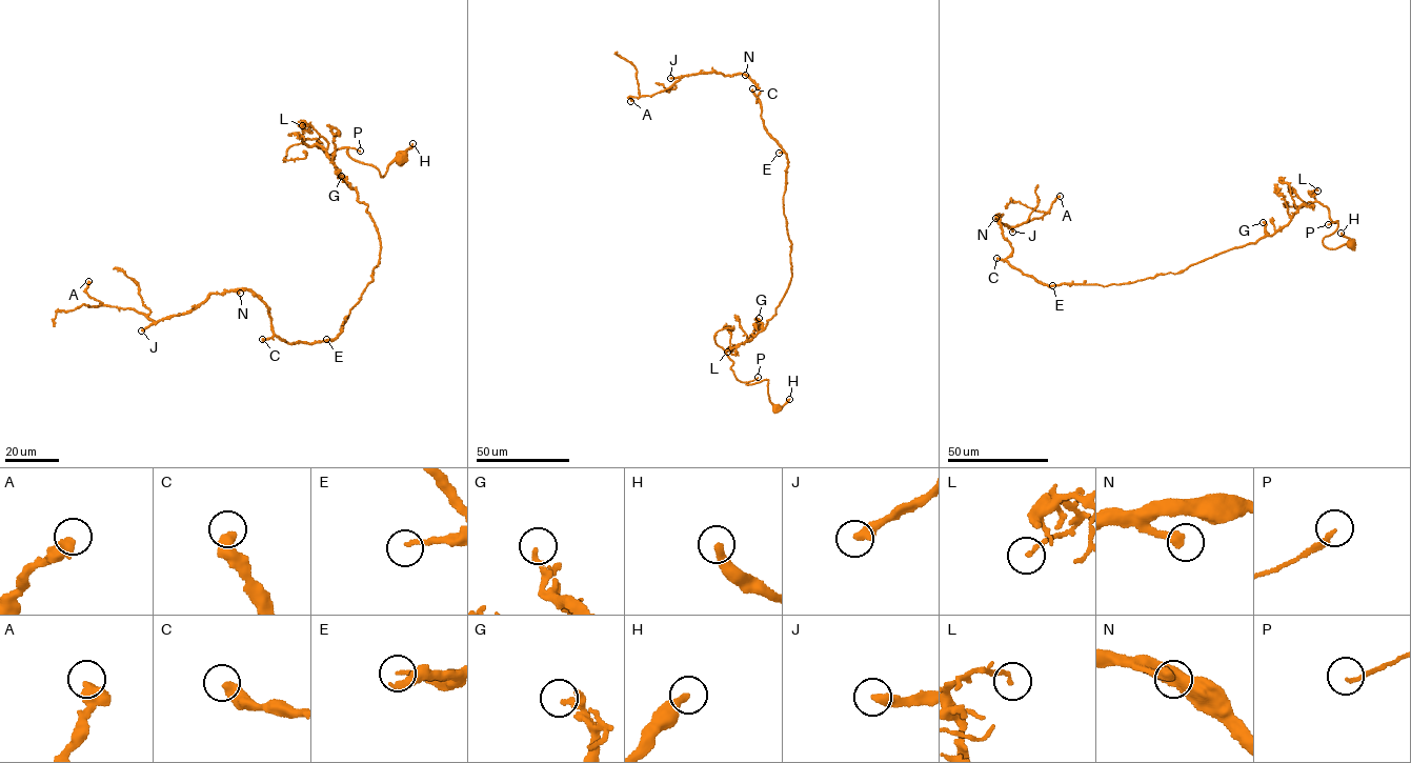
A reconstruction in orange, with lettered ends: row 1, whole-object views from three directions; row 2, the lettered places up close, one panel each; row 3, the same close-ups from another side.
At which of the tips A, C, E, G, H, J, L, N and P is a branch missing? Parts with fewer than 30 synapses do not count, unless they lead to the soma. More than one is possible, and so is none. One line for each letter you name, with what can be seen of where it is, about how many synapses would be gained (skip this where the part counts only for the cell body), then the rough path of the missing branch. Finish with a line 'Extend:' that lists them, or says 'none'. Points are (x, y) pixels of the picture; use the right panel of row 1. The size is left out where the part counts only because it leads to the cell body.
J: place (1012, 232); 140 synapses; course (1012, 232), (1026, 236), (1040, 233), (1040, 221), (1050, 218)
Extend: J

